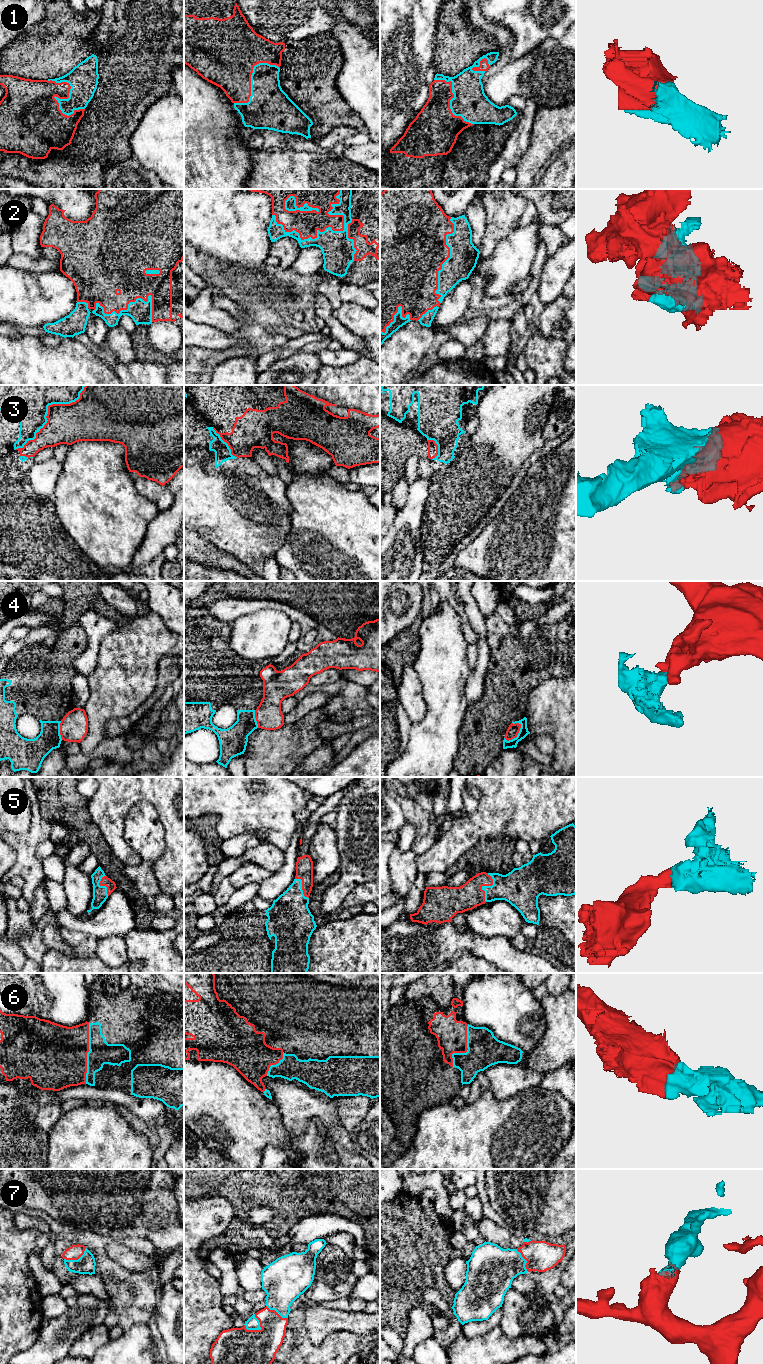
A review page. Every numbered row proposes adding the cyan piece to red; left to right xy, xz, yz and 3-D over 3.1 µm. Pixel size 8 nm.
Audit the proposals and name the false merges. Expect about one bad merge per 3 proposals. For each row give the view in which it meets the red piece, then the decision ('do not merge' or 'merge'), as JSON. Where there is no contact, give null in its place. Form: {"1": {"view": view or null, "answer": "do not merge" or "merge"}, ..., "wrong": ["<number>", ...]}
{"1": {"view": "xy", "answer": "merge"}, "2": {"view": "xz", "answer": "merge"}, "3": {"view": "xy", "answer": "do not merge"}, "4": {"view": "yz", "answer": "do not merge"}, "5": {"view": "yz", "answer": "merge"}, "6": {"view": "xy", "answer": "merge"}, "7": {"view": "xz", "answer": "merge"}, "wrong": ["3", "4"]}

